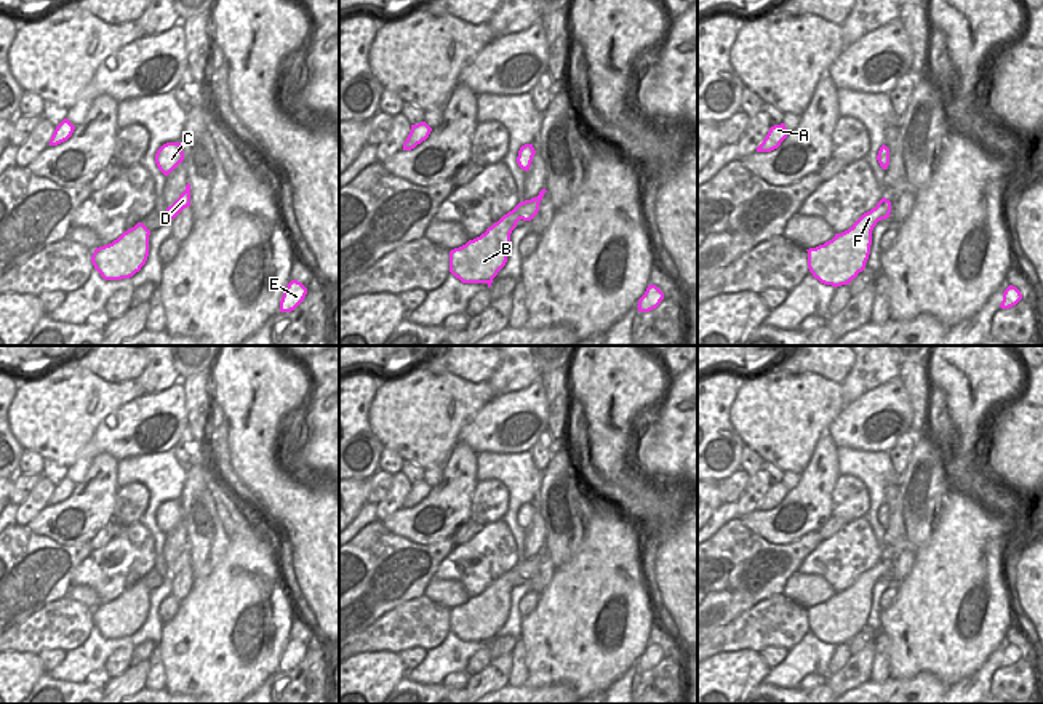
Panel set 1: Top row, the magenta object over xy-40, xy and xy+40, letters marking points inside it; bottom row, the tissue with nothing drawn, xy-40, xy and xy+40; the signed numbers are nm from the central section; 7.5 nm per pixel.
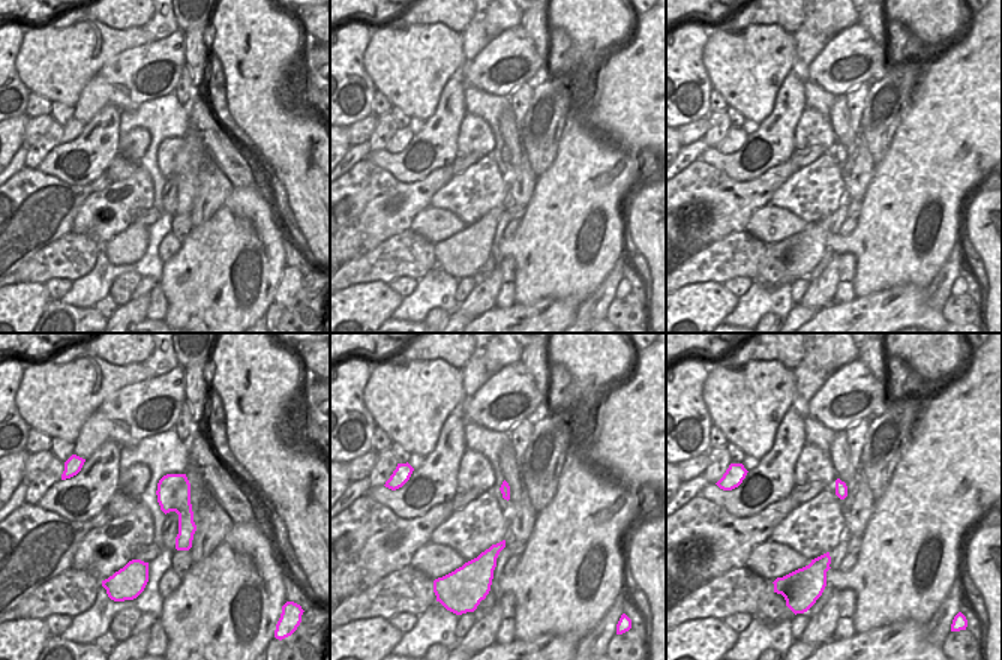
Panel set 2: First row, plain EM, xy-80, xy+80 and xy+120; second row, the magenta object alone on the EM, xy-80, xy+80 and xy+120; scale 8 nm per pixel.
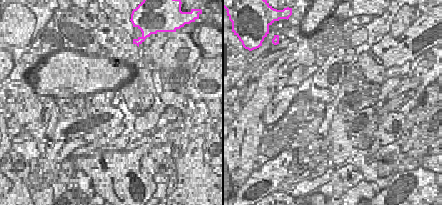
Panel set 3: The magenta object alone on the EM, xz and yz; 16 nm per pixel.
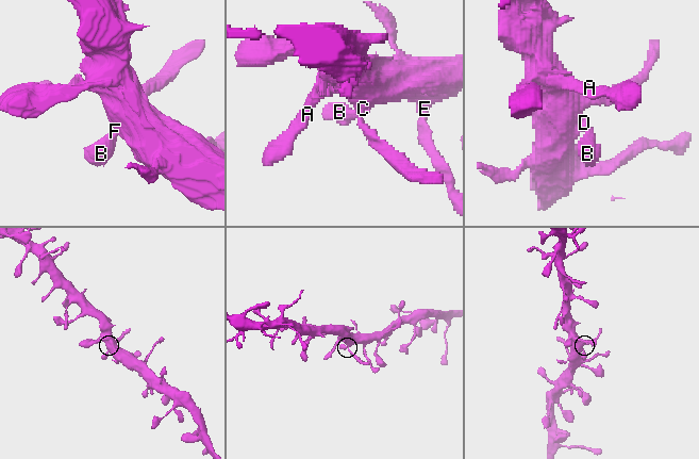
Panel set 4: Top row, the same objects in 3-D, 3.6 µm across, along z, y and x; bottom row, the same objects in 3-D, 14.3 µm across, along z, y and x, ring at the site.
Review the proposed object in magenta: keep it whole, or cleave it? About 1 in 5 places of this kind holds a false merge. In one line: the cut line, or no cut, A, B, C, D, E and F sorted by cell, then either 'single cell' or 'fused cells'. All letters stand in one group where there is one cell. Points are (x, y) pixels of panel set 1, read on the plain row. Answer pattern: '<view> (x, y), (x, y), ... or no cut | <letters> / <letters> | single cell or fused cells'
no cut | A B C D E F | single cell

